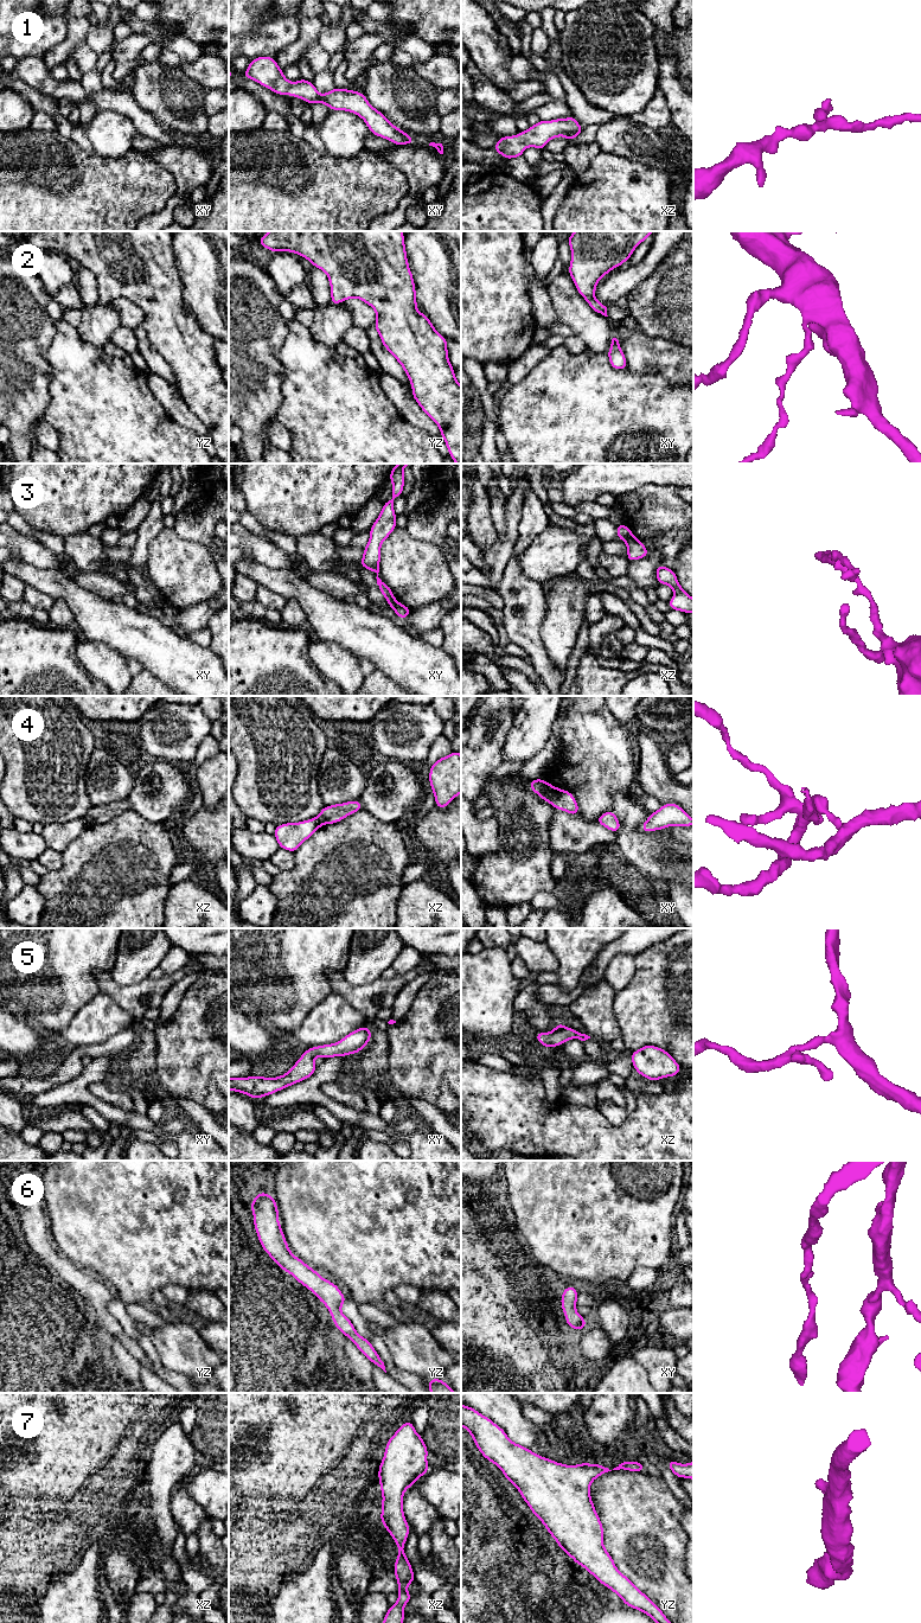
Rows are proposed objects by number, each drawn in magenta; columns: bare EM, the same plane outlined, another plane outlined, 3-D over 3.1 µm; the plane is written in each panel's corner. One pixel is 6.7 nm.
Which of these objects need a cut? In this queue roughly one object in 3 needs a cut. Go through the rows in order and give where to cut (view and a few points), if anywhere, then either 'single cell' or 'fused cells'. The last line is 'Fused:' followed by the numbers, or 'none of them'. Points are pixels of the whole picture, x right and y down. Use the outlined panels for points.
1: cut none; single cell
2: cut none; single cell
3: cut xz (632, 535), (626, 542); fused cells
4: cut xy (547, 784), (547, 793), (550, 802); fused cells
5: cut none; single cell
6: cut none; single cell
7: cut none; single cell
Fused: 3, 4

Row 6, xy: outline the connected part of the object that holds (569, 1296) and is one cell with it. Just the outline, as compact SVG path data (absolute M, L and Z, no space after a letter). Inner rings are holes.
M567 1286L562 1293L561 1304L568 1327L582 1330L588 1322L576 1311L576 1301L578 1296L574 1286Z

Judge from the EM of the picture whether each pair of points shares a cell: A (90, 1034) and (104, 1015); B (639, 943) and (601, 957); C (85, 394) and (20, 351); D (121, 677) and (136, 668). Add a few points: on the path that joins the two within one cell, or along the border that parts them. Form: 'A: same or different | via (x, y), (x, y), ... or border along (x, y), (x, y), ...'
A: same | via (90, 1029), (100, 1020)
B: same | via (630, 943), (611, 950)
C: different | border along (52, 343), (48, 352), (52, 371), (50, 398)
D: different | border along (127, 658), (127, 668), (132, 676)

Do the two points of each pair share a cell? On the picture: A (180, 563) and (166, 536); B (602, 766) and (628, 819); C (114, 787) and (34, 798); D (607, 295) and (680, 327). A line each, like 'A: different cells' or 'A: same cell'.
A: same cell
B: different cells
C: different cells
D: different cells

